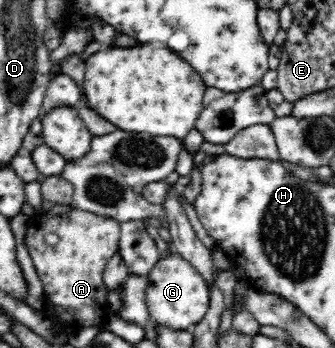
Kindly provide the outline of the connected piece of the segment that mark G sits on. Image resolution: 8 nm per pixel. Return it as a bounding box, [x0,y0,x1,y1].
[146,252,210,330]

